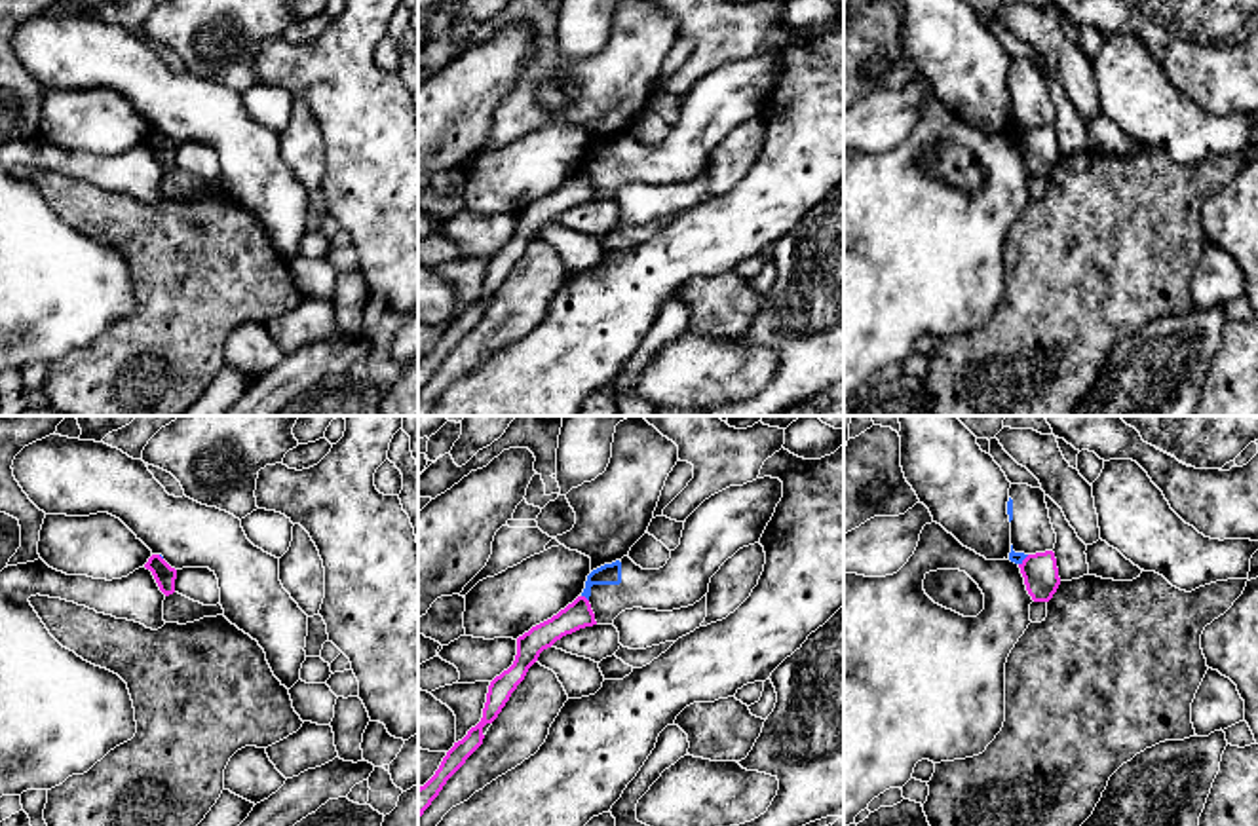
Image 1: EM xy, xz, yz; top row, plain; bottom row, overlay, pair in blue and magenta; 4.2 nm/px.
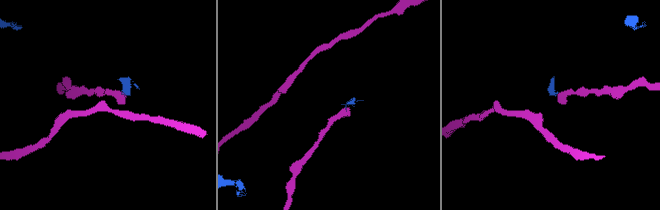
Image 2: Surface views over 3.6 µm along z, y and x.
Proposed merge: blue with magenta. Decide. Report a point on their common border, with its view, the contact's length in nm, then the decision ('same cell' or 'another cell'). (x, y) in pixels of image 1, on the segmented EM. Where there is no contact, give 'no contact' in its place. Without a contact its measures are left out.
xz (586, 597) | 40 nm | another cell

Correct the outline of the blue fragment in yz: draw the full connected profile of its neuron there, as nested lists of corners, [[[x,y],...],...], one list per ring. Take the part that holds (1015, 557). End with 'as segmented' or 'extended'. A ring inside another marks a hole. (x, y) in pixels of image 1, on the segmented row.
[[[1011,484],[1007,515],[1011,522],[1011,562],[1022,564],[1028,554],[1055,549],[1057,534],[1041,488]]]; extended

